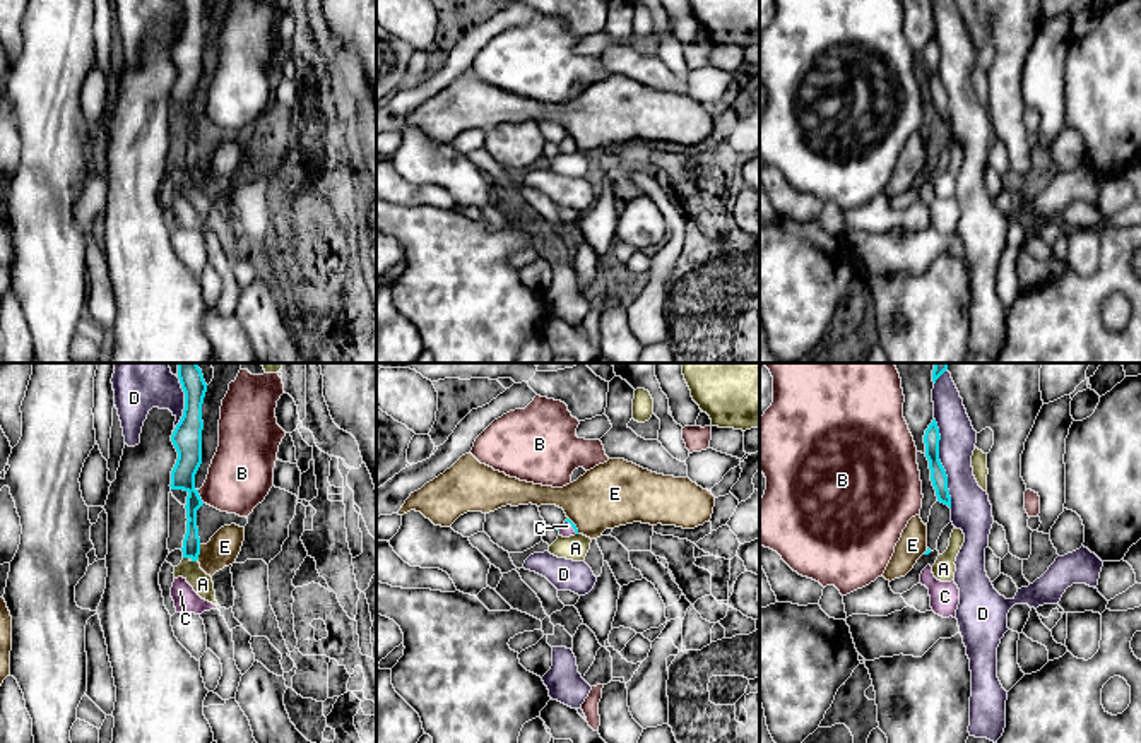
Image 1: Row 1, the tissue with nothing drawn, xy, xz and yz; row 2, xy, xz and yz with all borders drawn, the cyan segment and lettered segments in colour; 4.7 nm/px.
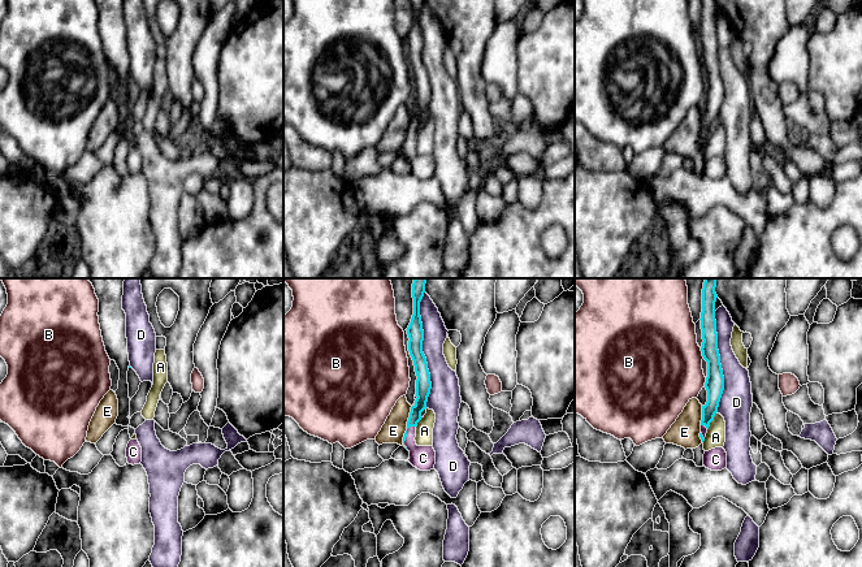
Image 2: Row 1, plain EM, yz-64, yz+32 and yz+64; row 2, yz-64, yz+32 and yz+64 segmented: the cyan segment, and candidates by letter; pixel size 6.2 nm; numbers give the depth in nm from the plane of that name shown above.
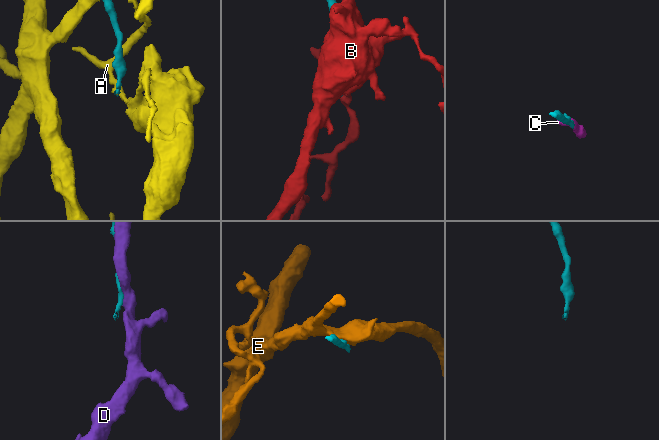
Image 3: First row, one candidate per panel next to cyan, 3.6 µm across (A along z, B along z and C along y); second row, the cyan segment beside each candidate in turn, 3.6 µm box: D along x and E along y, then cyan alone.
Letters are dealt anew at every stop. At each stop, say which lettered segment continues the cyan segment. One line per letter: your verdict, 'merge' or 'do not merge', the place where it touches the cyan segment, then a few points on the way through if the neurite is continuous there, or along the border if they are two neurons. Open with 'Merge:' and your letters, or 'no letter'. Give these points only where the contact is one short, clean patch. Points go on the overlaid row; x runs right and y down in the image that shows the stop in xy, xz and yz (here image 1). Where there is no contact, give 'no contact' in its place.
Merge: C
A: do not merge | xy (187, 557) | along xy (183, 557), (189, 558)
B: do not merge | xy (199, 497) | along xy (197, 490), (204, 502)
C: merge | xz (572, 526) | across xz (573, 526), (572, 526), (567, 529)
D: do not merge | yz (939, 463)
E: do not merge | xy (199, 552) | along xy (201, 545), (197, 558)

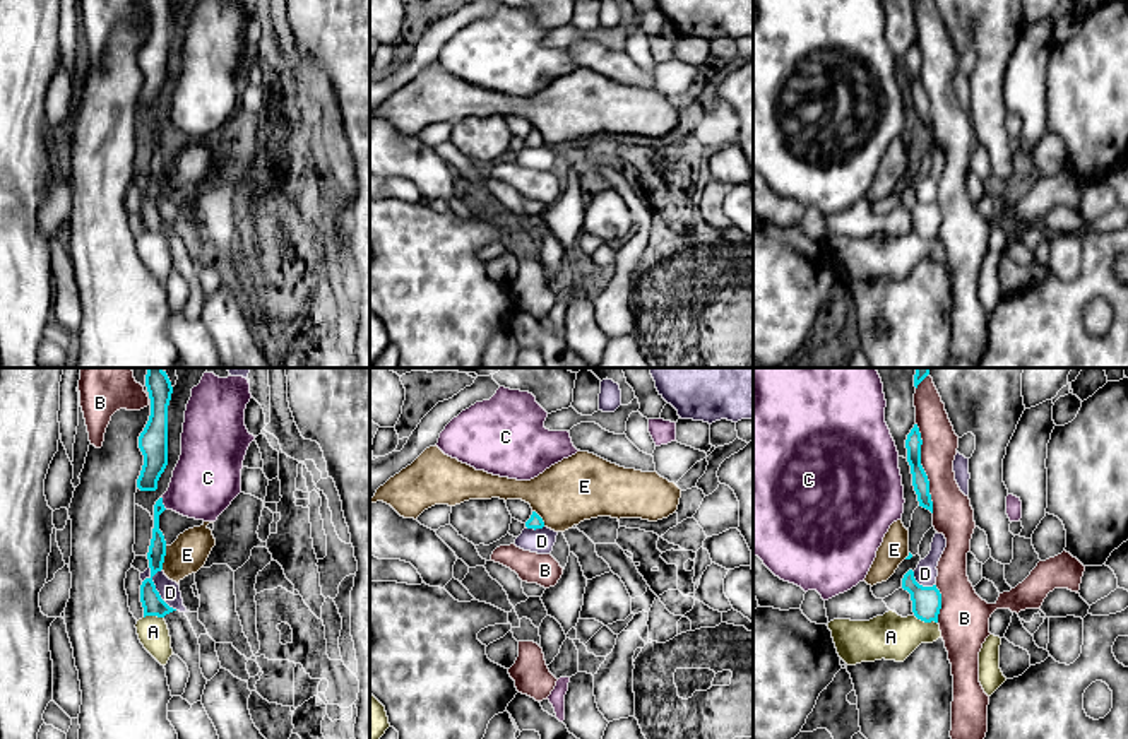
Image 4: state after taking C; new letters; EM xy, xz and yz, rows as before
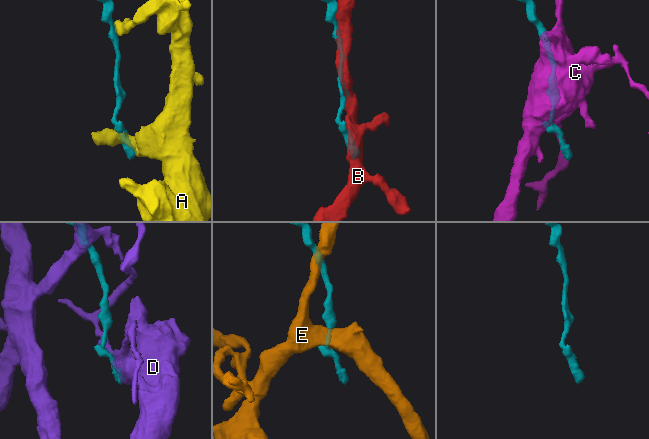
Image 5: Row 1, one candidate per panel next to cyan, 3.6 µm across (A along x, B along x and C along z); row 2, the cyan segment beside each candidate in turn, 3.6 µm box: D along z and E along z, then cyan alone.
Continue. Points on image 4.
Merge: no letter
A: do not merge | yz (926, 621) | along yz (914, 614), (925, 621), (937, 623)
B: do not merge | yz (921, 467)
C: do not merge | xy (161, 503) | along xy (161, 498), (166, 508)
D: do not merge | xy (156, 591) | along xy (149, 567), (154, 589), (177, 609)
E: do not merge | xy (163, 558) | along xy (166, 546), (161, 568)

